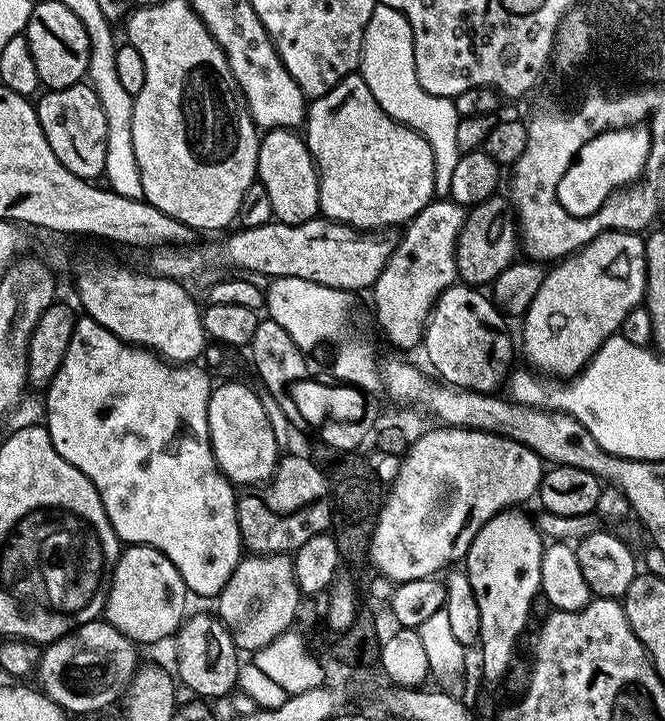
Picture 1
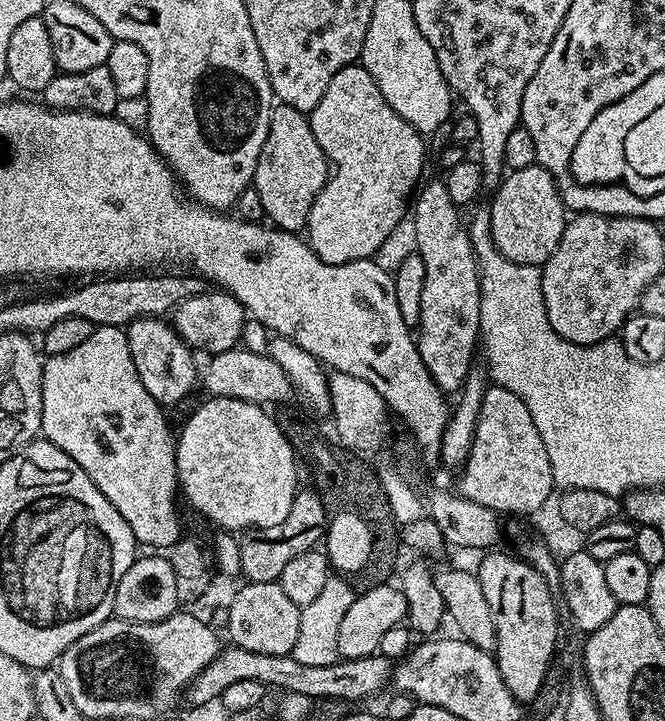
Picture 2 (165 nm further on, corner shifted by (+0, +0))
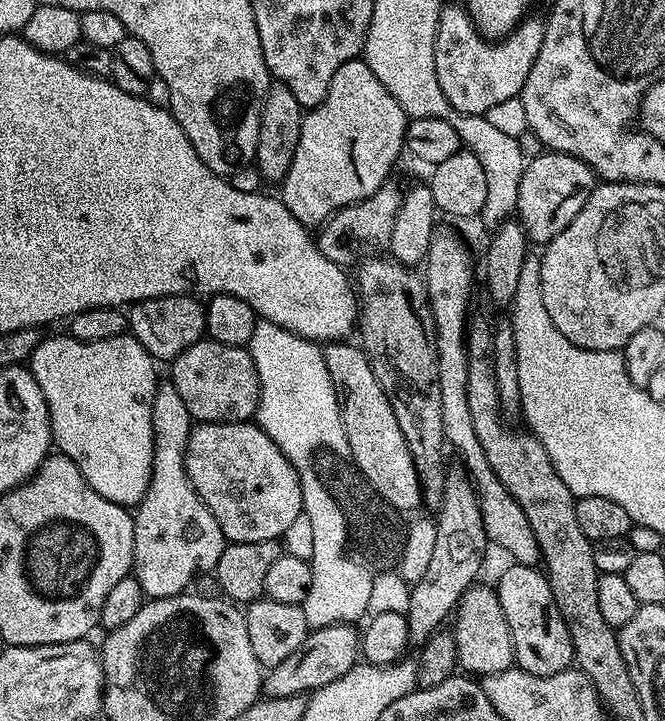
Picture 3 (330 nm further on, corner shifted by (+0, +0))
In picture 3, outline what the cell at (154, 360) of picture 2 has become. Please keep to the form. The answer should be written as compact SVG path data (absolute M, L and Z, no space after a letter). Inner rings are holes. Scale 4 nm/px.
M171 382L156 385L152 403L152 481L143 499L134 512L134 558L132 566L136 581L142 586L145 597L161 600L167 596L179 596L184 588L199 572L211 573L218 558L222 558L226 541L222 526L202 502L186 474L184 455L188 449L188 439L194 427L194 419L186 408L182 396Z

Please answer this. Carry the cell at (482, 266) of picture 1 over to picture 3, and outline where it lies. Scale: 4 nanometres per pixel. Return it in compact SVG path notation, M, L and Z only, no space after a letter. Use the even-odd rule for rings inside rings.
M545 150L542 155L527 161L522 174L522 186L518 186L518 202L515 215L524 228L529 241L543 246L574 222L578 210L586 206L586 198L595 190L598 177L590 165L565 152Z

